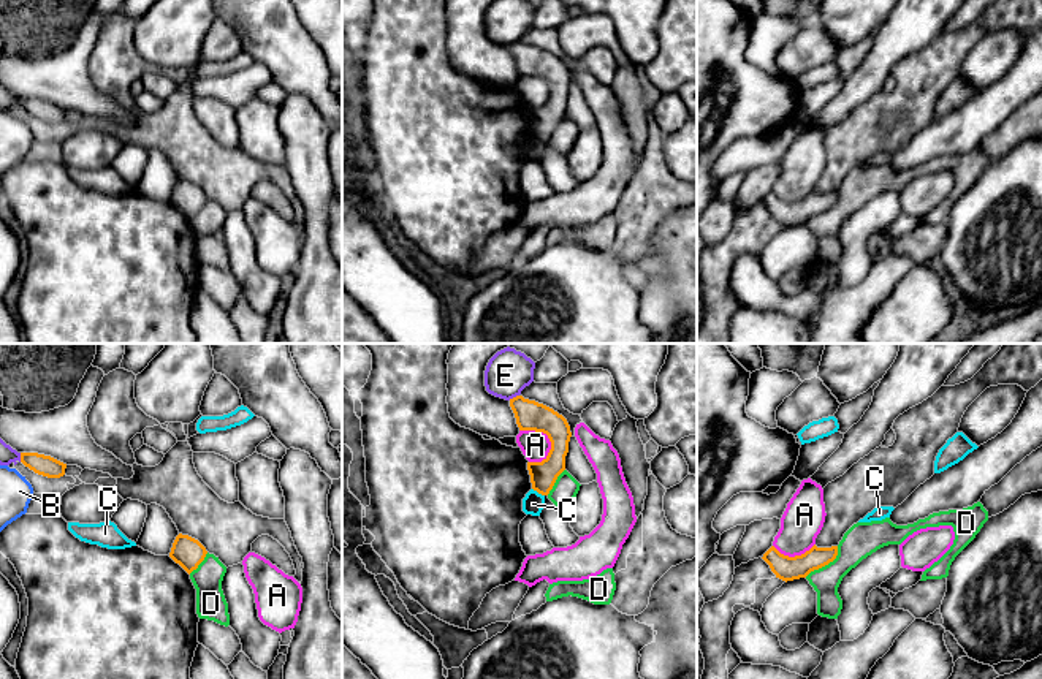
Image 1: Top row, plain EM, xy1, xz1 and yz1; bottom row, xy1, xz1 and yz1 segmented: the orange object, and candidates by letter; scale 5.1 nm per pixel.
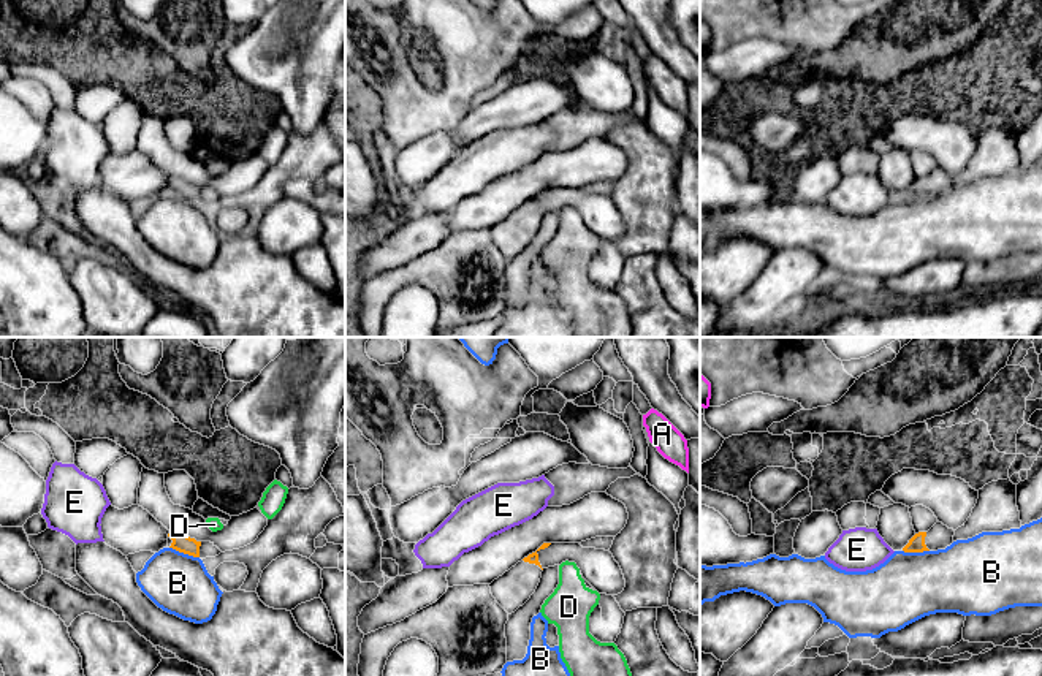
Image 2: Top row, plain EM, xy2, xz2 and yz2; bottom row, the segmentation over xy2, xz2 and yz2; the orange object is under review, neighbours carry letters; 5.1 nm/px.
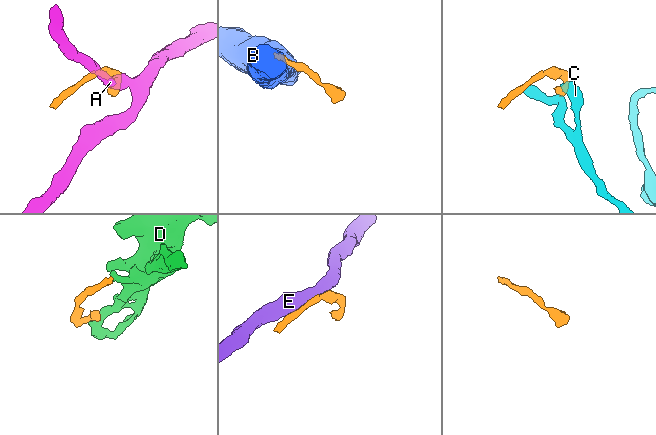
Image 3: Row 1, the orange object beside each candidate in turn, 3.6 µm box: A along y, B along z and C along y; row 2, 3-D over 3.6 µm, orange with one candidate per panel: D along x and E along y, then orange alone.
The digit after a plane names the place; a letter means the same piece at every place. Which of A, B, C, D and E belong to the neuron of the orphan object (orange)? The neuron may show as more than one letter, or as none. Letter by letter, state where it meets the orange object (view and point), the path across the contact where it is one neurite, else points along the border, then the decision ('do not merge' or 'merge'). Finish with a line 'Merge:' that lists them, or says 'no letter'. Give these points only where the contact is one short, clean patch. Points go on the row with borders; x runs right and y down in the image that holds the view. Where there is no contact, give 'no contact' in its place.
A: meets orange in xz1 at (545, 432); border along xz1 (520, 429), (542, 431), (547, 436), (550, 451), (545, 459); do not merge
B: meets orange in xy2 at (184, 553); border along xy2 (170, 546), (198, 558); do not merge
C: meets orange in xz1 at (539, 493); border along xz1 (532, 488), (543, 496); do not merge
D: meets orange in yz1 at (825, 564); border along yz1 (838, 546), (838, 554), (832, 561), (805, 576); do not merge
E: meets orange in xz1 at (513, 398); do not merge
Merge: no letter

